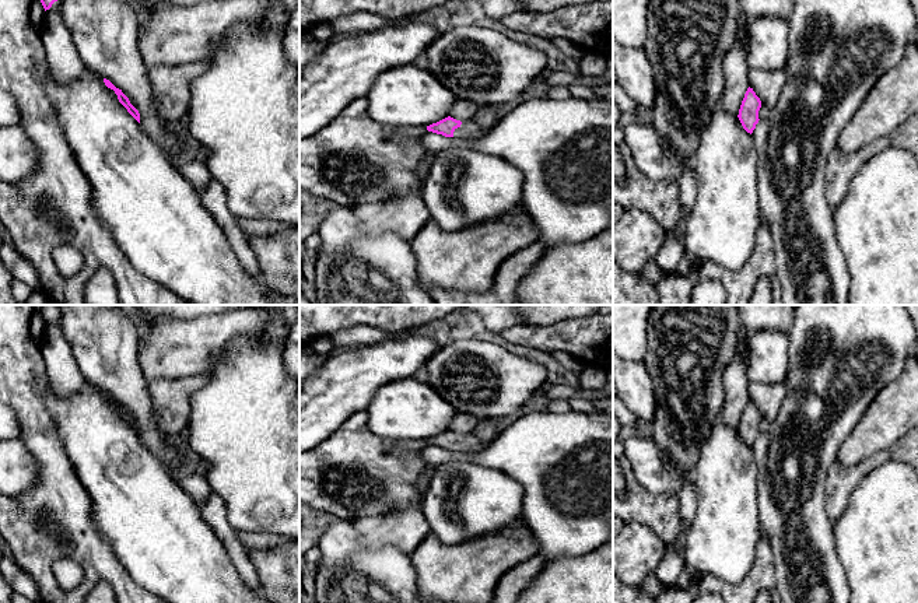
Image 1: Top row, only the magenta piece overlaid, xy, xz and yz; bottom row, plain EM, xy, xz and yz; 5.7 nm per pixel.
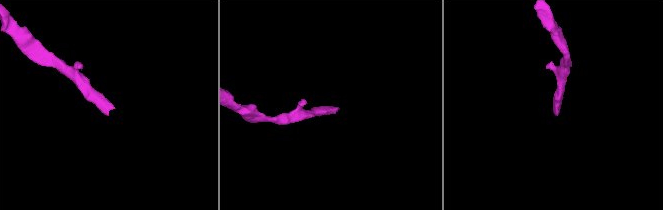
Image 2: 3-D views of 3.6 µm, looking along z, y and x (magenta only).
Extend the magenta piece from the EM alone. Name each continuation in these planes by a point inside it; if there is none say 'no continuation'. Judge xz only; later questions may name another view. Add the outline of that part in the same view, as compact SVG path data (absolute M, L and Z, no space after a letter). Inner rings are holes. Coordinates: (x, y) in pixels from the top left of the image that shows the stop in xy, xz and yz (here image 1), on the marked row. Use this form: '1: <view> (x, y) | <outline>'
1: xz (468, 130) | M473 120L462 122L462 125L458 129L455 129L453 139L476 141L484 137L486 133L487 132L481 132Z

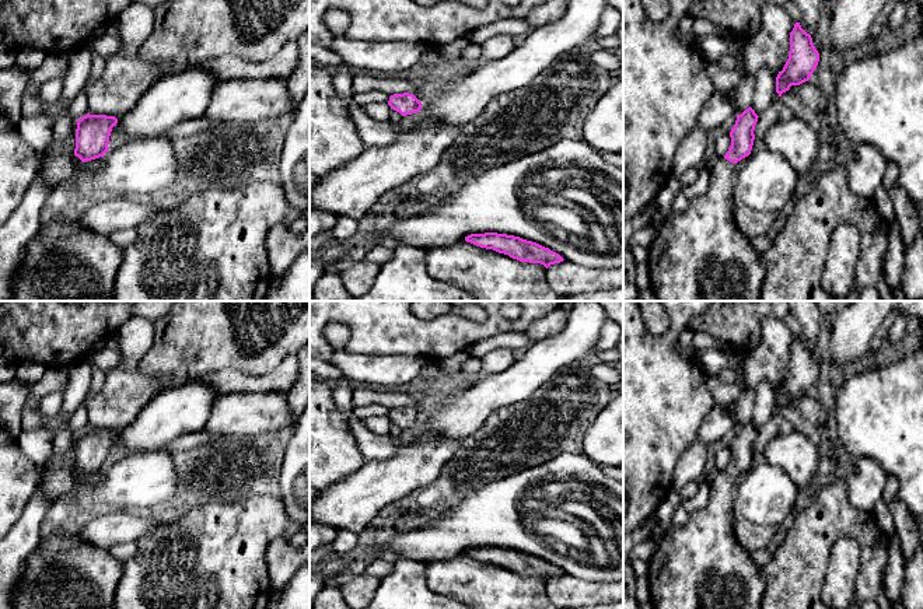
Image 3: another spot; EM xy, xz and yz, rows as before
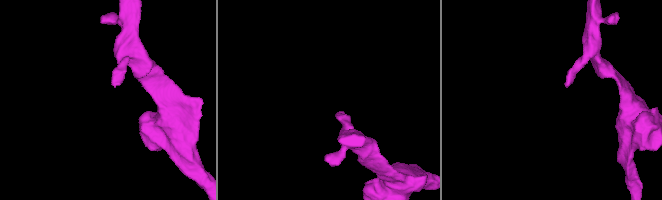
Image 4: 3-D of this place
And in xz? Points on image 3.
no continuation

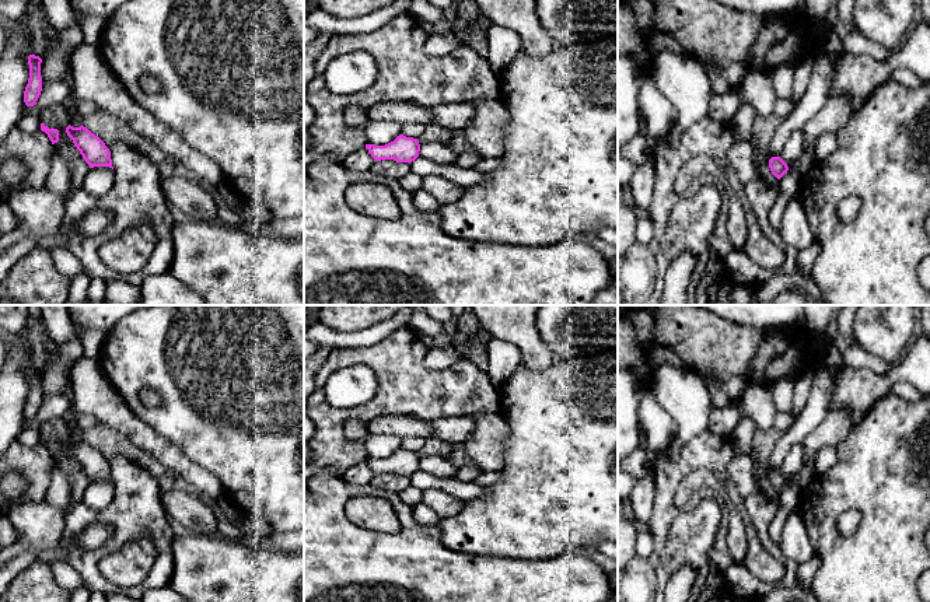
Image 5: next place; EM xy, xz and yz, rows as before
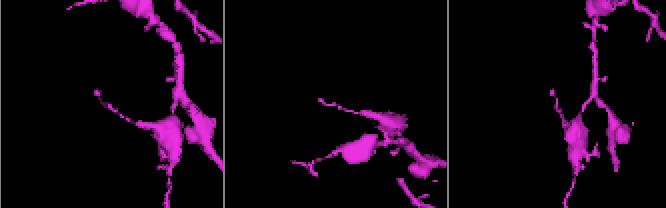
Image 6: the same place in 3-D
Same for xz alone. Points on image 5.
no continuation

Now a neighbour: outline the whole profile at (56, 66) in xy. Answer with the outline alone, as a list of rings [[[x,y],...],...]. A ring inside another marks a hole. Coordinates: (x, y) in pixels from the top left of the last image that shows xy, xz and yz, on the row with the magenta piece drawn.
[[[69,0],[76,15],[76,22],[57,34],[59,49],[46,52],[41,59],[42,84],[63,81],[71,73],[71,55],[83,42],[81,24],[87,17],[109,18],[122,4],[129,0]]]

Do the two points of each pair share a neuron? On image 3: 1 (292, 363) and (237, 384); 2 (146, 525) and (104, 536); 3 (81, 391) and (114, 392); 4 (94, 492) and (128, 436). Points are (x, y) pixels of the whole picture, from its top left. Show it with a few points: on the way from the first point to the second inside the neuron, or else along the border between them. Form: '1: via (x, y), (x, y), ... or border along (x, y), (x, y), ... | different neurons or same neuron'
1: via (278, 377), (272, 382), (251, 382) | same neuron
2: via (136, 527), (114, 528) | same neuron
3: border along (88, 394), (81, 402) | different neurons
4: border along (156, 451), (139, 451), (136, 454) | different neurons

